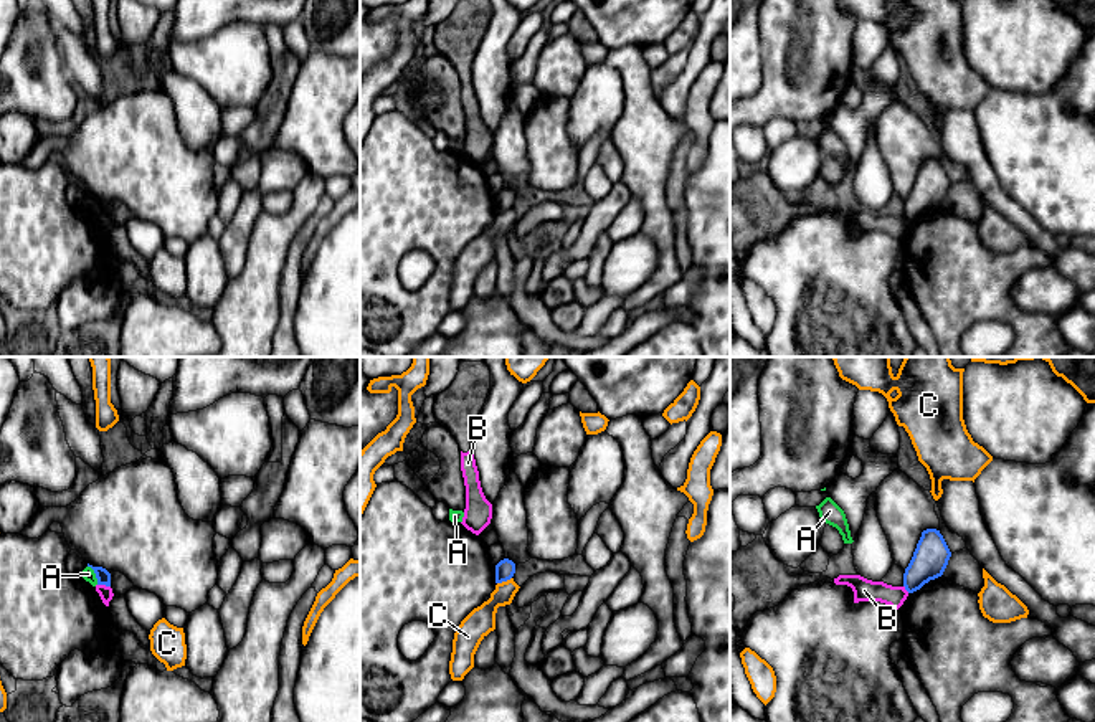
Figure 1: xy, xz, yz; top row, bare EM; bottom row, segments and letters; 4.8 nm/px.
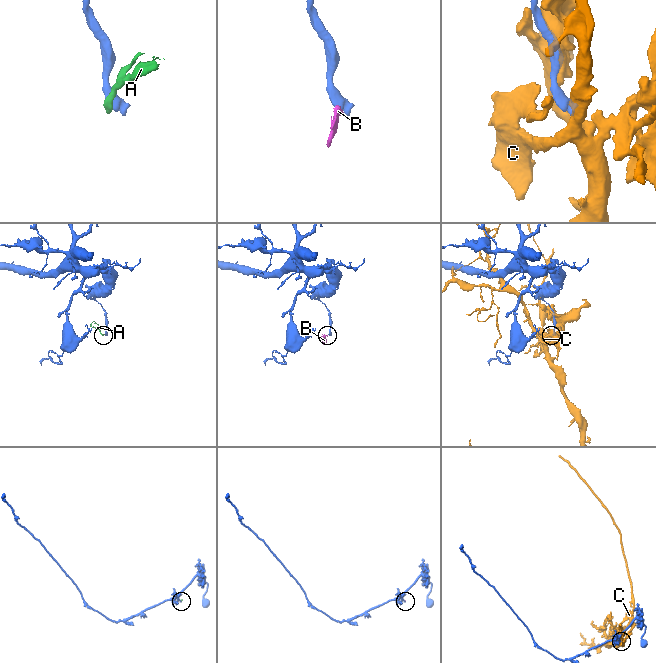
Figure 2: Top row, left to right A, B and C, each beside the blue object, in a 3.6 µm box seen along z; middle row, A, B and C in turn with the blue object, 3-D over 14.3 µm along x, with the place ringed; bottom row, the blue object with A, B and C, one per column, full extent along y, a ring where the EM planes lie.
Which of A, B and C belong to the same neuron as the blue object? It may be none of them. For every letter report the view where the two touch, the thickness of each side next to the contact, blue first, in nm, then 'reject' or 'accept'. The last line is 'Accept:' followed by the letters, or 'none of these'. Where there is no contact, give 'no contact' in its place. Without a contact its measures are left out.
A: xy | 70/70 nm | reject
B: xy | 70/70 nm | reject
C: xz | 100/140 nm | reject
Accept: none of these

